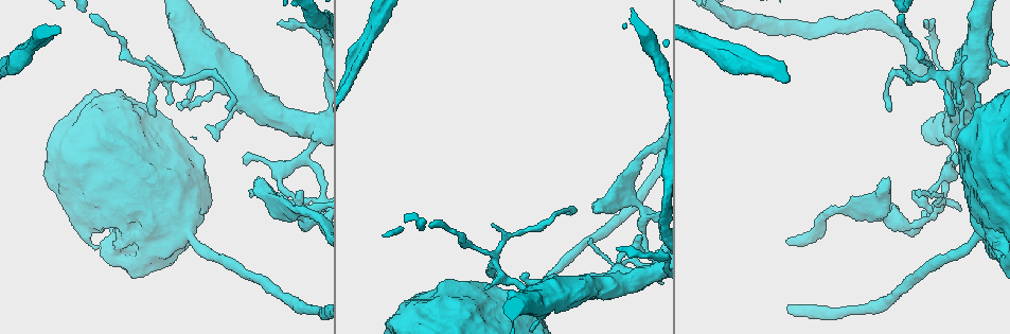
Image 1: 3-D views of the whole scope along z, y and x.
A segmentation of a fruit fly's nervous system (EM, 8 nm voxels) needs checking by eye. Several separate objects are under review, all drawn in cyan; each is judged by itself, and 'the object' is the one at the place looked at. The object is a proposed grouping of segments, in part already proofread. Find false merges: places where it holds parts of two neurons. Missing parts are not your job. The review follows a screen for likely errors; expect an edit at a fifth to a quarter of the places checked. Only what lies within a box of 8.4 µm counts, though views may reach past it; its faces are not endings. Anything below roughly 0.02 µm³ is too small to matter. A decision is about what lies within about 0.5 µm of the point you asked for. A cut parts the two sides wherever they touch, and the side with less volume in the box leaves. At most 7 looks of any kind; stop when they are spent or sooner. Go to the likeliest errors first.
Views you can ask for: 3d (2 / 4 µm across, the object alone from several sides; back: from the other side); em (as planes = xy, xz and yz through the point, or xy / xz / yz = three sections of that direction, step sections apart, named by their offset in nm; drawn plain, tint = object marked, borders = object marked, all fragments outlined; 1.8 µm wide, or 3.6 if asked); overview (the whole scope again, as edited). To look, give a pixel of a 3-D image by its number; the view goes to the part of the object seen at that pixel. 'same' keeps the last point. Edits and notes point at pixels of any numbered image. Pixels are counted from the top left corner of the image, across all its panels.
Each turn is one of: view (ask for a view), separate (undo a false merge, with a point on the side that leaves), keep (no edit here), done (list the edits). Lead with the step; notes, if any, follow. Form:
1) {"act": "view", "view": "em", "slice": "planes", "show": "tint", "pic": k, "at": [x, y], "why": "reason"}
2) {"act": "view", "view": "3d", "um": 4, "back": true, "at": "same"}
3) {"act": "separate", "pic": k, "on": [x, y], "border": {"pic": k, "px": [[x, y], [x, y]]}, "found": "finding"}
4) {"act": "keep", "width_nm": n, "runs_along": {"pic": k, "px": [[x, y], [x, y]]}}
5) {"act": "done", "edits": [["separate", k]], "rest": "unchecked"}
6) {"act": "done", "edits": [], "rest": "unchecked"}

{"act": "view", "view": "3d", "um": 4, "pic": 1, "at": [179, 218], "why": "calibre changes"}

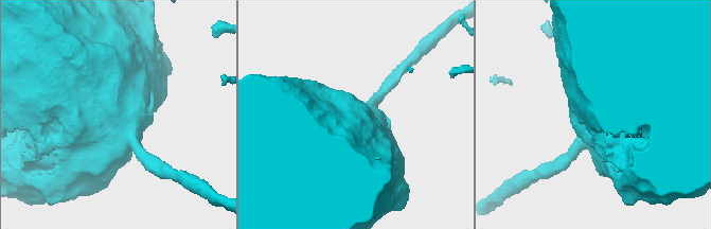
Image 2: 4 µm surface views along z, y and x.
{"act": "view", "view": "em", "um": 3.6, "slice": "xy", "step": 16, "show": "tint", "pic": 2, "at": [117, 118], "why": "shape alone is not enough"}

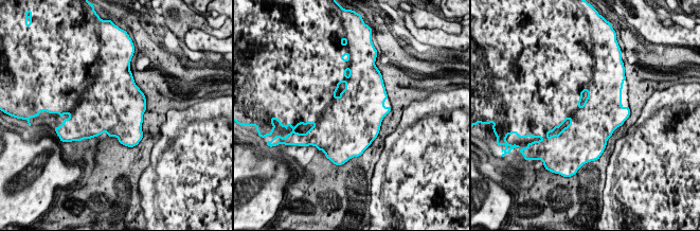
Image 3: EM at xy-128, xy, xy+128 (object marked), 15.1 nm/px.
{"act": "view", "view": "em", "um": 3.6, "slice": "planes", "show": "tint", "at": "same"}

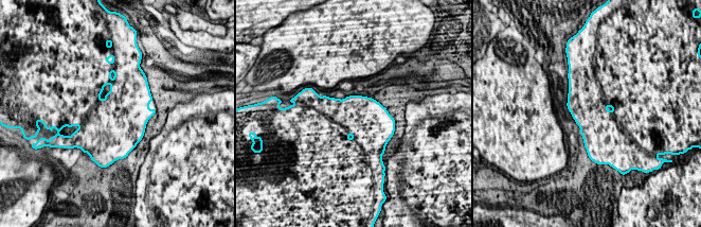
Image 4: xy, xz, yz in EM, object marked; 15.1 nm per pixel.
{"act": "keep", "found": "all the same neuron"}

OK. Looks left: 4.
{"act": "view", "view": "3d", "um": 4, "pic": 1, "at": [307, 130], "why": "branch point"}

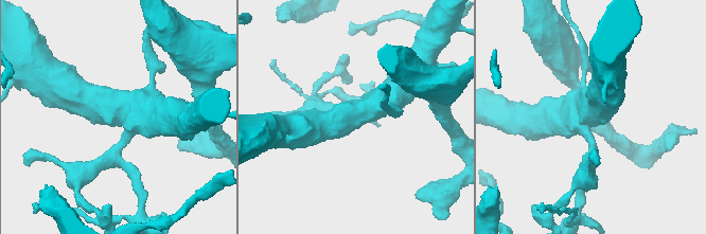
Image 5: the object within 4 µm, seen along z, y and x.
{"act": "view", "view": "em", "um": 3.6, "slice": "planes", "show": "tint", "pic": 5, "at": [590, 115], "arms": 4, "why": "shape alone is not enough"}

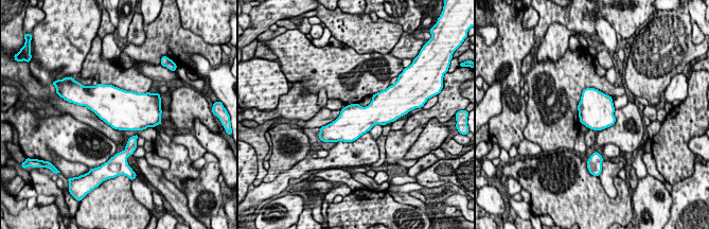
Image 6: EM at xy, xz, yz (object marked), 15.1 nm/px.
{"act": "keep", "width_nm": 480, "found": "one neuron here"}

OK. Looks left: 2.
{"act": "view", "view": "3d", "um": 4, "pic": 1, "at": [743, 64]}

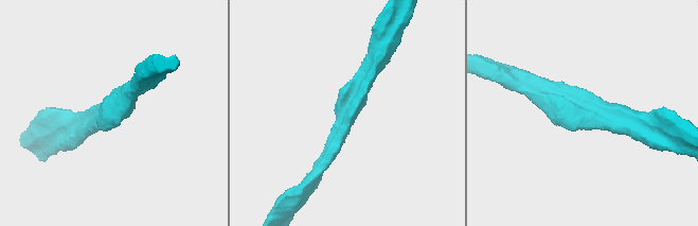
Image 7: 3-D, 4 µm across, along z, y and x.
{"act": "view", "view": "em", "slice": "xz", "step": 16, "show": "tint", "pic": 7, "at": [585, 117], "arm_widths_nm": [220, 340]}

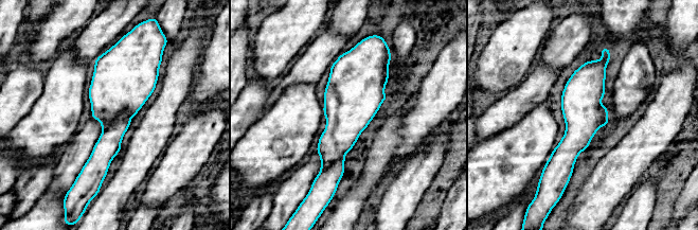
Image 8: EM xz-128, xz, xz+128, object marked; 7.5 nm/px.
{"act": "separate", "pic": 8, "on": [108, 145], "found": "two neurons meet here"}

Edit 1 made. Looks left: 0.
{"act": "done", "edits": [["separate", 8]], "rest": "unchecked"}

